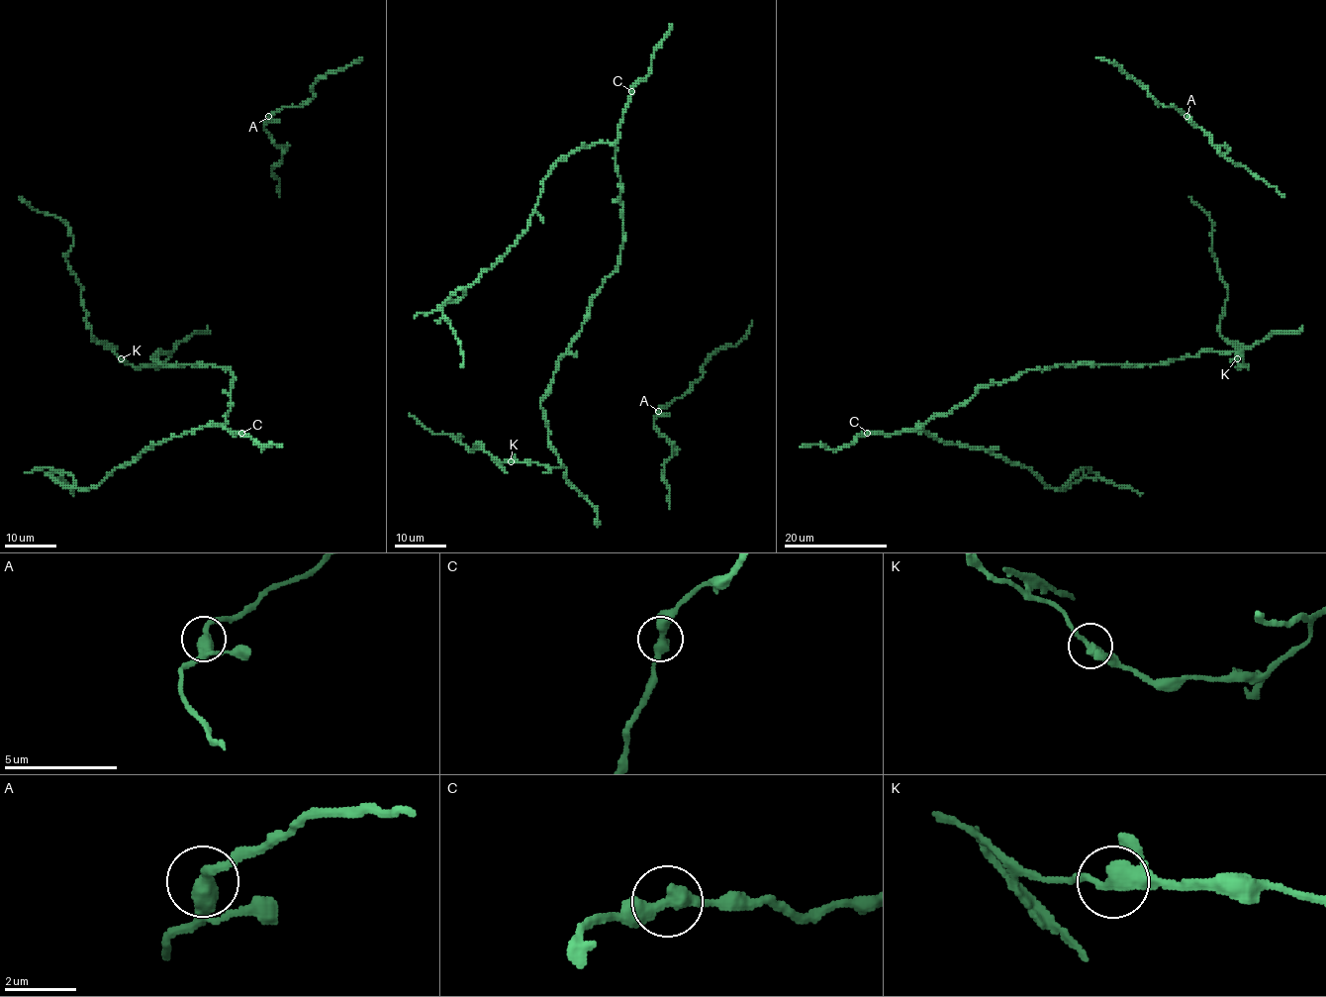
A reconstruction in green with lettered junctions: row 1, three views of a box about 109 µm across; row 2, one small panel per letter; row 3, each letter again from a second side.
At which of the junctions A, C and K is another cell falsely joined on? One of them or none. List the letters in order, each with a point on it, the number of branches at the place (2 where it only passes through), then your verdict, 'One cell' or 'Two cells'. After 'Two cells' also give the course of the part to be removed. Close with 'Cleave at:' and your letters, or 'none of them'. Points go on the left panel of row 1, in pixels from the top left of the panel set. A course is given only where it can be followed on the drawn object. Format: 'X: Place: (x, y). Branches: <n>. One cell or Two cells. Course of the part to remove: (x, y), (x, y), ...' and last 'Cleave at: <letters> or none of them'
A: Place: (268, 116). Branches: 2. One cell
C: Place: (241, 433). Branches: 2. One cell
K: Place: (121, 358). Branches: 2. One cell
Cleave at: none of them

